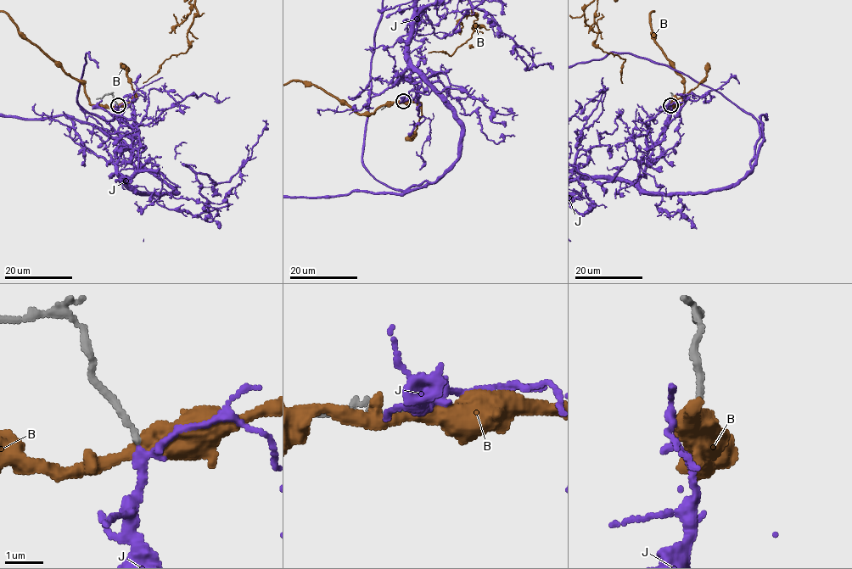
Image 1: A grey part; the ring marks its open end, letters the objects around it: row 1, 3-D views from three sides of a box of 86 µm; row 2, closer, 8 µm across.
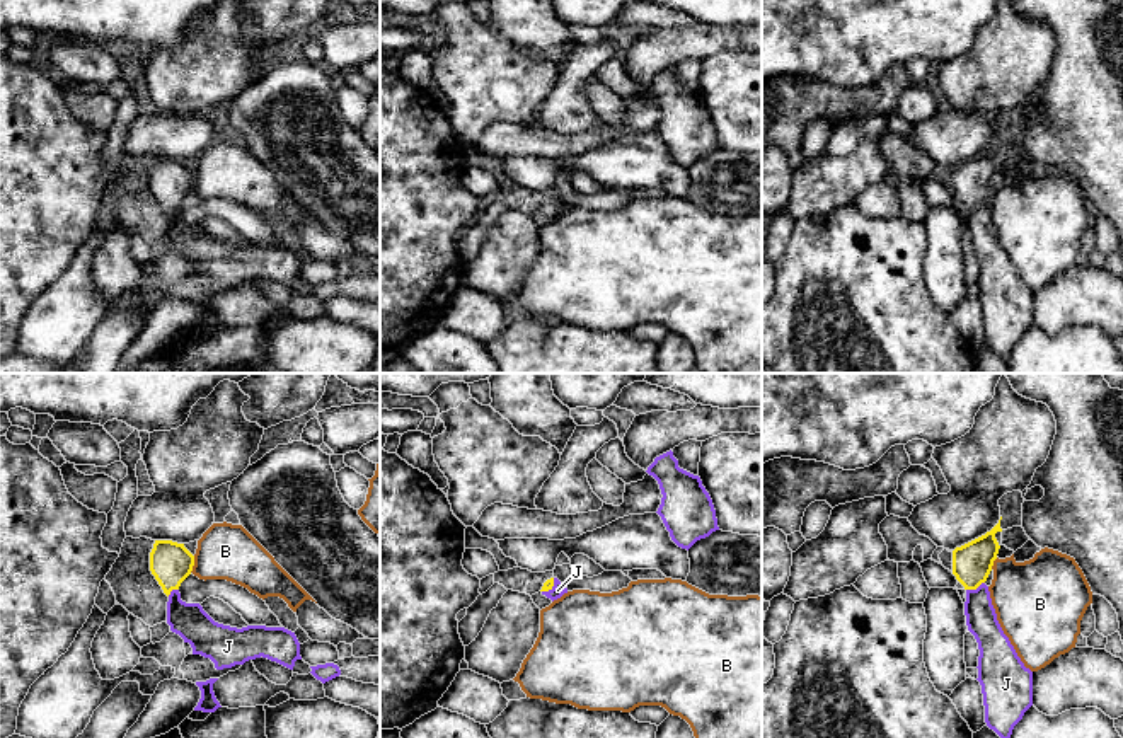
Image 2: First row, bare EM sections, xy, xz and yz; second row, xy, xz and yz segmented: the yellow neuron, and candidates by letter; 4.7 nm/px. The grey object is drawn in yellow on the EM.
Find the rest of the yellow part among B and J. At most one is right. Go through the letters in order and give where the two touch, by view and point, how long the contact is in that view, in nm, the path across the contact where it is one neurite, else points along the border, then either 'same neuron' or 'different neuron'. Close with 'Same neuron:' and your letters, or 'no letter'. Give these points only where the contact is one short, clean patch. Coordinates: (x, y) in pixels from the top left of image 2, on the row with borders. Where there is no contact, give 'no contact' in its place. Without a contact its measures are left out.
B: contact xy (193, 565); length 80 nm; border xy (195, 556), (195, 565), (190, 571); different neuron
J: contact yz (975, 588); length 100 nm; way yz (972, 563), (975, 588), (982, 622); same neuron
Same neuron: J

